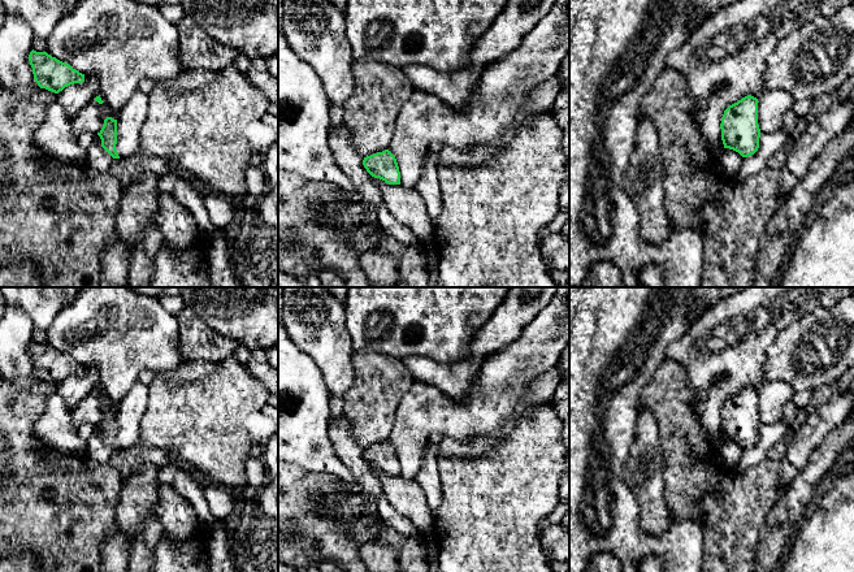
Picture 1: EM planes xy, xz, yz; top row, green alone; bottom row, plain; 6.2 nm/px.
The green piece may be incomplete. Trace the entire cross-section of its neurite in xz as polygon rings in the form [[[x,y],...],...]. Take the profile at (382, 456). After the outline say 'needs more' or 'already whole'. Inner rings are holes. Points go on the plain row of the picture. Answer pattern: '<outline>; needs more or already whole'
[[[389,441],[364,448],[363,456],[372,468],[389,476],[400,476],[399,458],[395,447]]]; already whole

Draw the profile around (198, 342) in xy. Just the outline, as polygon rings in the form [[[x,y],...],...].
[[[190,307],[175,315],[179,347],[188,360],[222,361],[231,358],[239,343],[208,328]]]

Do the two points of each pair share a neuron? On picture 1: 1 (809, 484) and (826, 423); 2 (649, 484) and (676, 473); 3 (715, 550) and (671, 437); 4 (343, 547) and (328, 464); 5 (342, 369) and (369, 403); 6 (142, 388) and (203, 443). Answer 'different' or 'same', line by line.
1: different
2: different
3: same
4: different
5: different
6: different

